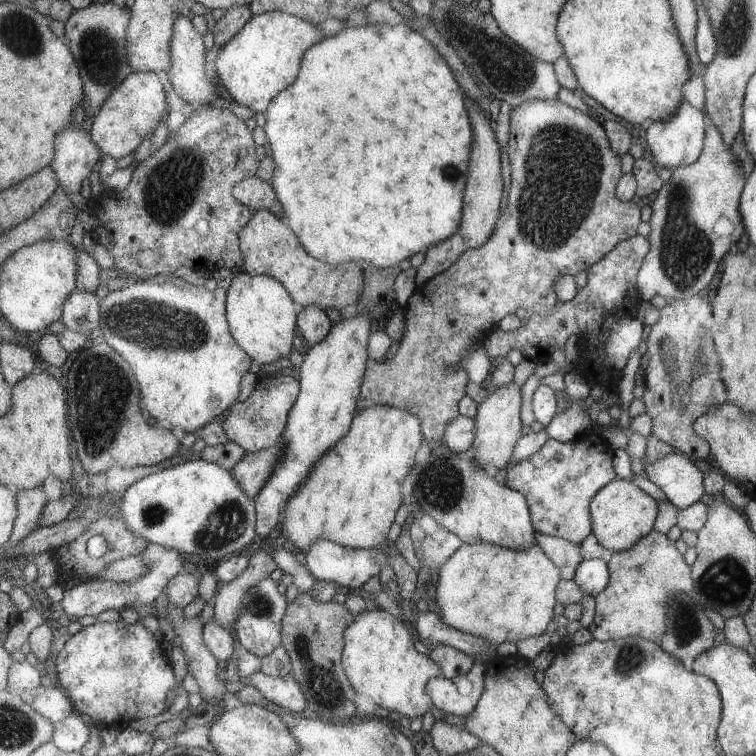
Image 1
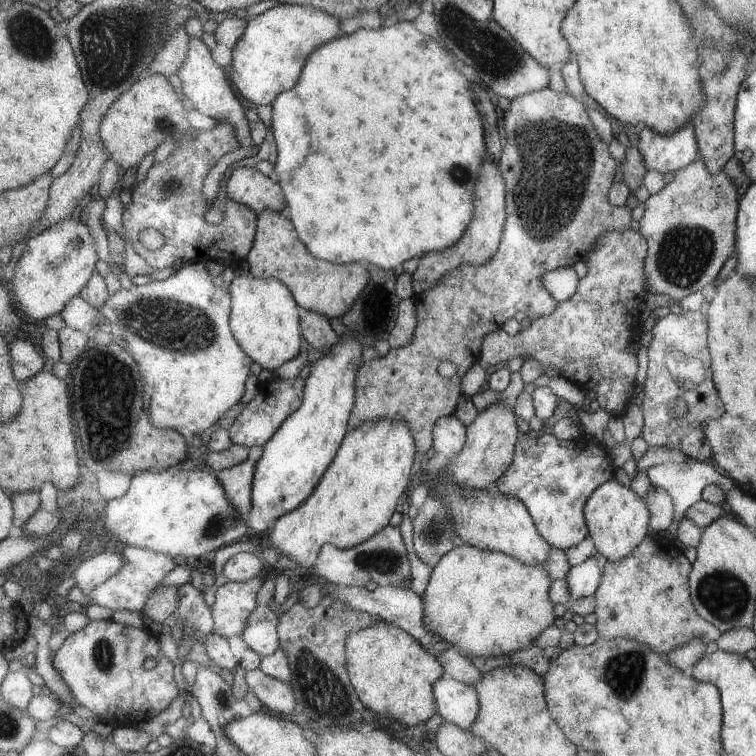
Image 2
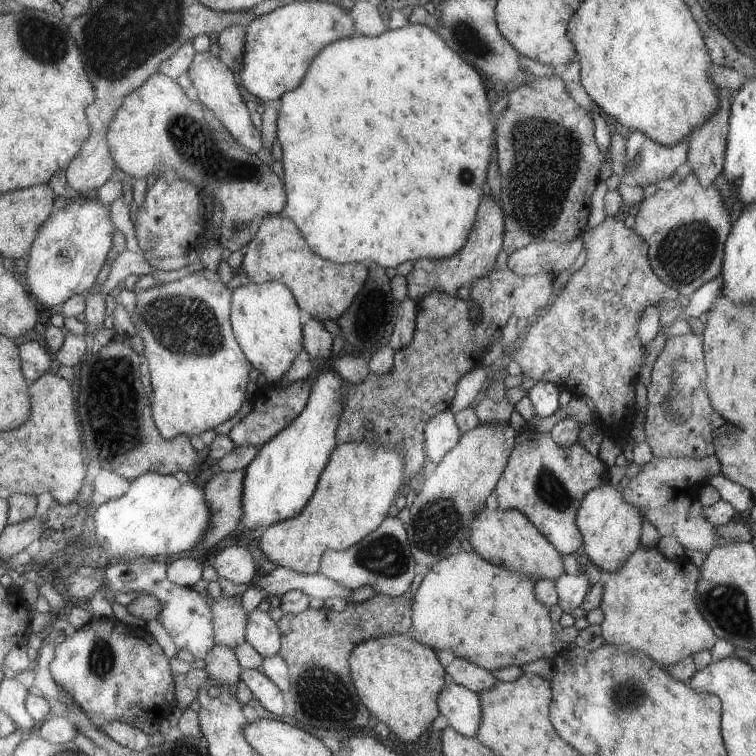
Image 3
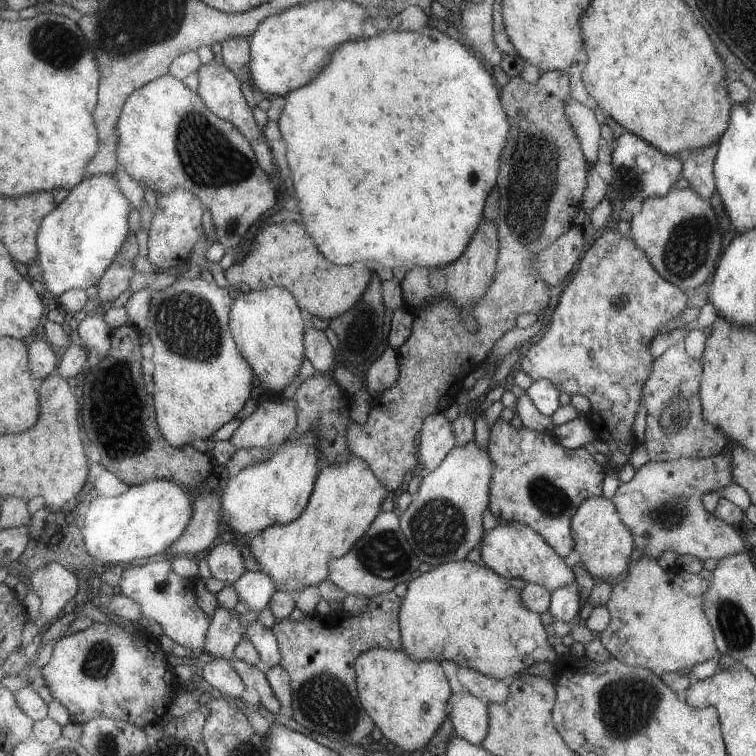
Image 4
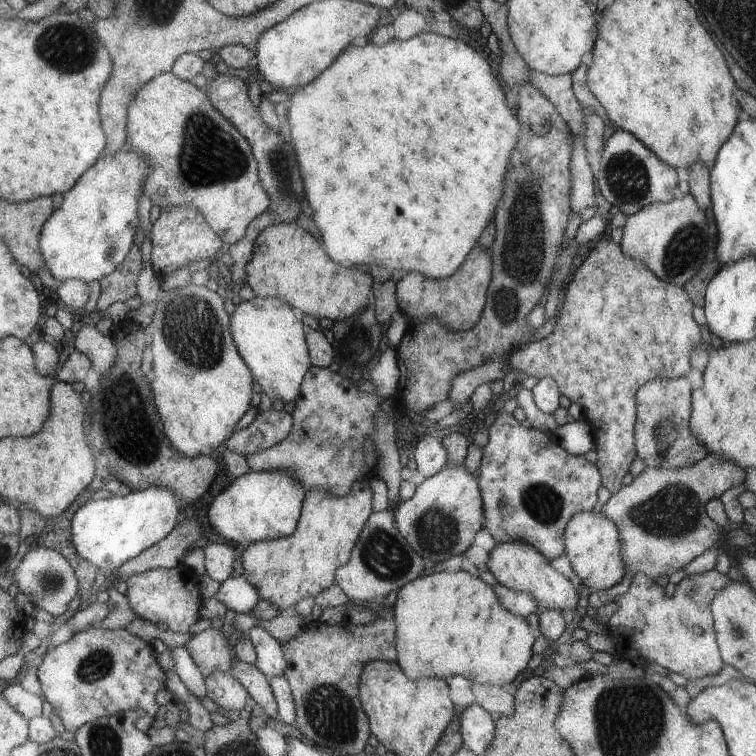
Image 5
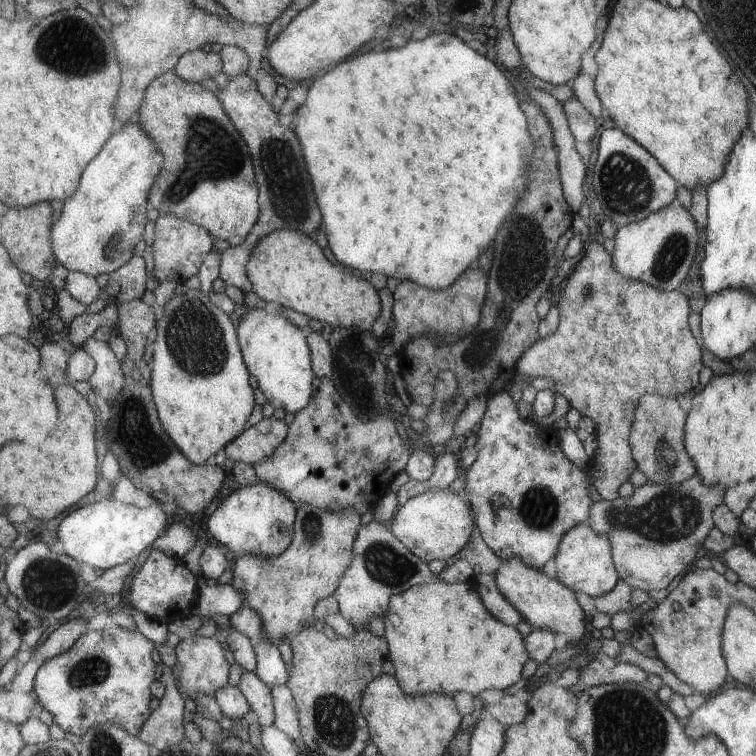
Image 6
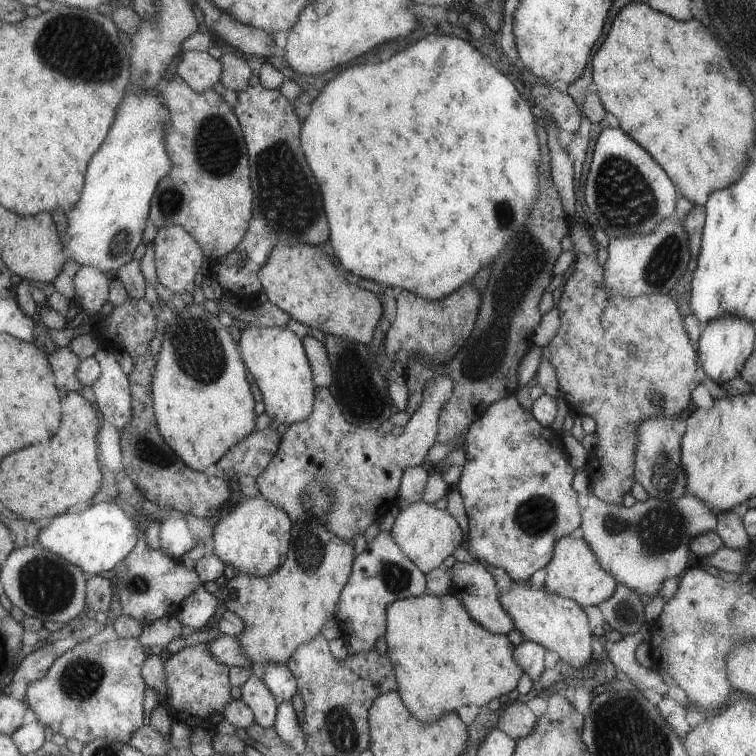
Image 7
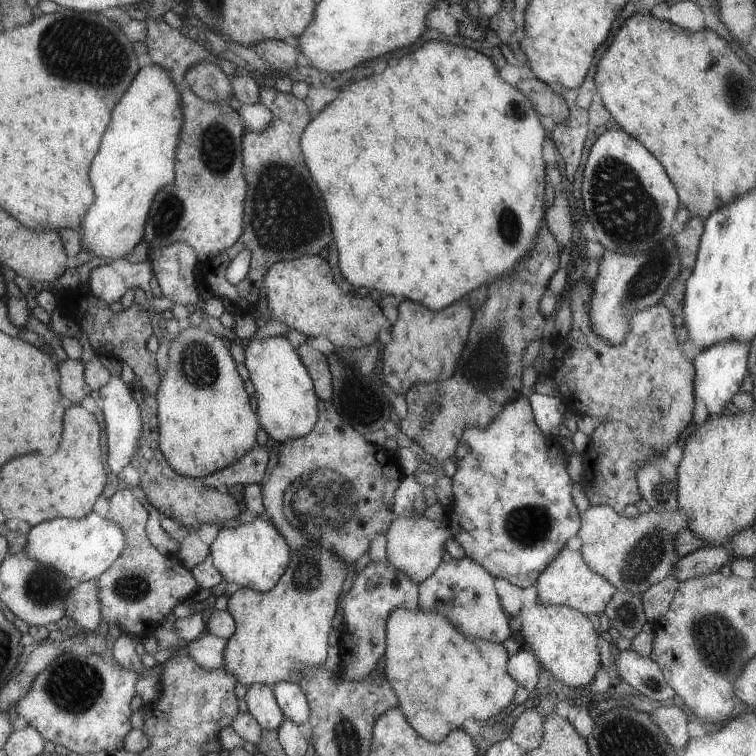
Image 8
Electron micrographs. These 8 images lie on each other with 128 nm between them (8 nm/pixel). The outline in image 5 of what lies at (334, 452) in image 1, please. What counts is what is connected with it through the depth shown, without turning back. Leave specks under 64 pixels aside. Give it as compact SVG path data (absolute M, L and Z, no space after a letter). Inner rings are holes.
M368 481L355 482L351 484L349 492L345 496L331 496L323 488L309 488L302 502L302 514L298 518L295 530L285 538L275 540L260 540L250 543L241 555L241 566L243 578L257 589L261 600L271 602L277 610L284 610L295 606L301 598L314 596L321 590L305 590L305 570L307 570L307 582L309 582L309 568L311 576L315 576L315 586L325 588L333 584L333 572L342 564L350 560L350 553L353 552L353 544L358 540L362 532L363 524L371 514L371 490Z

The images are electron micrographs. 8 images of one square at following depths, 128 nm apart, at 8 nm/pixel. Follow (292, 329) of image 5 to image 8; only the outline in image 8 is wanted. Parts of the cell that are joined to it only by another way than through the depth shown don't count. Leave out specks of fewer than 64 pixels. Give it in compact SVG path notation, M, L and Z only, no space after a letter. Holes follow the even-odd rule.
M278 335L246 340L243 342L243 348L243 366L248 370L248 378L254 386L259 422L262 423L268 438L280 444L309 434L318 420L318 395L314 391L313 379L307 374L306 366L303 366L302 359L297 356L291 342L285 336Z

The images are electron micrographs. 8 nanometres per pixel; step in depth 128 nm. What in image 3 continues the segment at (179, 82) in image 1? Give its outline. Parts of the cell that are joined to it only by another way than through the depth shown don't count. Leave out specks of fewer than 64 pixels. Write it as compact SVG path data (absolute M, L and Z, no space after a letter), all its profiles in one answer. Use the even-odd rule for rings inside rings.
M209 51L195 52L195 56L193 56L193 60L191 60L186 73L192 82L190 90L197 100L199 100L200 104L211 110L225 130L249 153L255 154L255 152L259 152L261 150L259 148L261 146L259 132L249 122L249 112L247 112L247 108L245 108L245 104L241 100L241 94L239 94L239 90L235 86L235 80L231 76L229 68L225 68L219 62L219 58L213 56Z

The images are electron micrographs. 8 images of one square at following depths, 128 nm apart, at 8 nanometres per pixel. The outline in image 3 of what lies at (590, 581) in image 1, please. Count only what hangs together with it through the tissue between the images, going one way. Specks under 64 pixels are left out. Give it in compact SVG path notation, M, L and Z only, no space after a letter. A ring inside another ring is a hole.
M563 573L555 580L555 590L558 595L556 604L561 612L570 613L572 609L579 607L586 597L589 588L587 574Z

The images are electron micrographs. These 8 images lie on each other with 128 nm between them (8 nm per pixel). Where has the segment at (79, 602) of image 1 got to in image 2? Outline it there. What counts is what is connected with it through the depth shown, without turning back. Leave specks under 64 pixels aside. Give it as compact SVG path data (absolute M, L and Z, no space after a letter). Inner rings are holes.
M125 547L122 558L124 566L121 566L119 572L107 578L101 585L96 585L89 593L83 593L86 595L86 605L81 606L97 605L111 610L111 613L117 610L141 612L151 592L159 587L163 578L177 566L173 562L173 556L140 547Z

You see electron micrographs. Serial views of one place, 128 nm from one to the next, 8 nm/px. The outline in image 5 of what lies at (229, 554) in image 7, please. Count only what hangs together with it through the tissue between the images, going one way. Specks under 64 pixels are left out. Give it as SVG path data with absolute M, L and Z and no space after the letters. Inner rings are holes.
M249 471L234 477L229 486L214 497L207 511L207 522L217 534L236 544L285 538L298 524L305 496L303 484L287 472Z

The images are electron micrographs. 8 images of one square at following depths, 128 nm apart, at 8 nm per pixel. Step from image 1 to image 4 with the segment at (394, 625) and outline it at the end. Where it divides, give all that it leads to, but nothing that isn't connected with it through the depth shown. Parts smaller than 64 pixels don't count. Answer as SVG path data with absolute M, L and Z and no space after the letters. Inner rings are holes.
M373 647L355 658L354 670L358 699L391 744L408 752L419 750L446 720L451 689L442 666L435 660L411 660L401 648Z

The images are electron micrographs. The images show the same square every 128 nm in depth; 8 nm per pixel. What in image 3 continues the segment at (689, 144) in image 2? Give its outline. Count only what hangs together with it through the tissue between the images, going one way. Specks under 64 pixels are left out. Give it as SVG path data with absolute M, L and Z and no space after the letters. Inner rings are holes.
M639 130L632 131L625 140L625 172L628 177L624 177L624 180L642 187L666 180L679 164L686 164L687 142L688 136L671 146L665 146L653 142Z

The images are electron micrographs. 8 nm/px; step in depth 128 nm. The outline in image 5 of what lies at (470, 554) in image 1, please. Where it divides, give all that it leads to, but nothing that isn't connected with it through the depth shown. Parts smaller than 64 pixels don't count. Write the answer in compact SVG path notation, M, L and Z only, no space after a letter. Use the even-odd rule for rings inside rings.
M463 570L433 572L415 578L413 582L407 582L397 592L392 607L397 647L395 662L408 679L445 680L445 676L459 674L465 680L501 687L501 684L511 683L531 658L531 646L535 642L537 632L529 628L524 616L513 616L499 604L499 598L495 596L495 591L491 590L491 585Z

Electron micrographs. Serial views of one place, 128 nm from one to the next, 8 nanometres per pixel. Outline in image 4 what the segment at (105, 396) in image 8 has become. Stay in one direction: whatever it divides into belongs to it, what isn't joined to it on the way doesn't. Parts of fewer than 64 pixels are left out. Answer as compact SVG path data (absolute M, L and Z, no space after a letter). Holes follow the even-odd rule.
M89 314L79 322L75 342L82 342L87 352L96 351L99 358L103 358L110 347L110 333L112 330L105 324L103 315Z

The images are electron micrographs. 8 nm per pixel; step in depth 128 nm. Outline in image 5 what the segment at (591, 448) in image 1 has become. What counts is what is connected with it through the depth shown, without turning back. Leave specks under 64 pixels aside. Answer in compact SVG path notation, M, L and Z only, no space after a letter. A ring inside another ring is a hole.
M502 410L494 414L494 420L488 424L488 440L482 448L481 461L475 472L479 485L479 494L482 494L483 524L487 532L496 542L517 540L523 544L533 546L539 554L547 560L557 558L563 554L563 534L570 518L578 512L589 512L597 500L597 488L601 486L602 477L599 470L589 464L581 456L573 456L562 446L557 446L551 434L523 428L511 414Z

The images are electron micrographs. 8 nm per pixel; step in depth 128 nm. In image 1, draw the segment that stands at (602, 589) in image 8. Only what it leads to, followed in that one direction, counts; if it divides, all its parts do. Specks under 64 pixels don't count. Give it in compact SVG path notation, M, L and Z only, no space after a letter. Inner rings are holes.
M615 478L595 493L590 501L591 526L597 542L612 551L629 550L654 528L658 516L658 501L635 487L629 479Z

